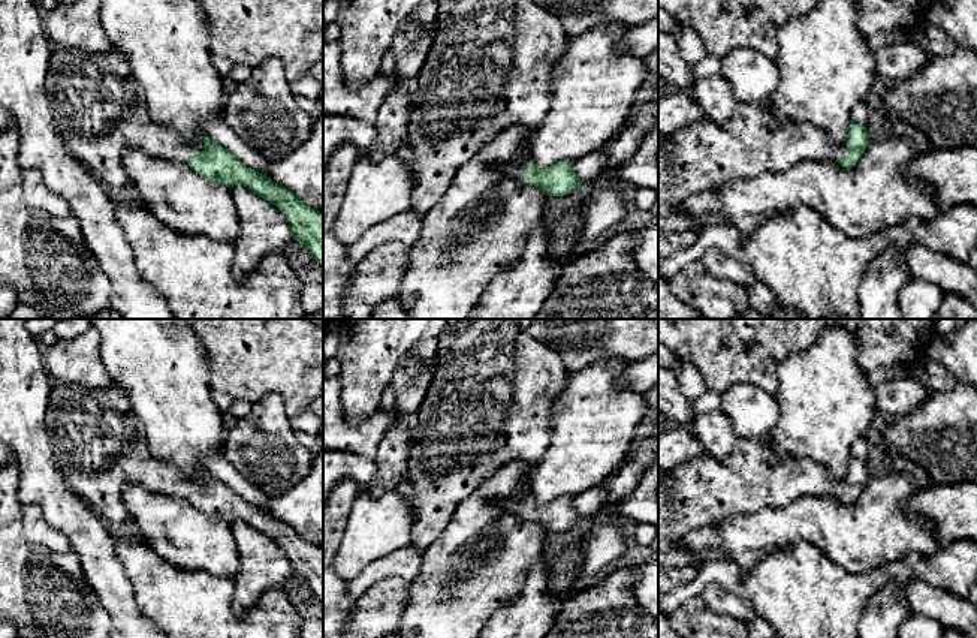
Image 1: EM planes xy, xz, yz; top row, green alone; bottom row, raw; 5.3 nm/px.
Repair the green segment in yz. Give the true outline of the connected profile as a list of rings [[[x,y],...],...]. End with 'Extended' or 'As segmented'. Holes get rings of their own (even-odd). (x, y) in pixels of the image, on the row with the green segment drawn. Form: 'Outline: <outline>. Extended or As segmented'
Outline: [[[766,103],[738,105],[735,115],[721,126],[703,117],[699,123],[658,141],[658,232],[670,234],[727,223],[720,213],[703,216],[681,213],[679,208],[694,195],[717,190],[732,180],[750,180],[765,172],[784,172],[803,159],[836,160],[842,168],[851,169],[863,156],[868,144],[866,127],[853,121],[847,142],[841,148],[809,123],[778,126]]]. Extended

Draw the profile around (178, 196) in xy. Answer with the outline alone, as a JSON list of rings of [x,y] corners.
[[[127,150],[123,166],[136,192],[135,201],[144,204],[163,225],[183,235],[205,235],[218,243],[235,243],[239,222],[229,187],[208,181],[184,162],[156,157],[141,150]]]

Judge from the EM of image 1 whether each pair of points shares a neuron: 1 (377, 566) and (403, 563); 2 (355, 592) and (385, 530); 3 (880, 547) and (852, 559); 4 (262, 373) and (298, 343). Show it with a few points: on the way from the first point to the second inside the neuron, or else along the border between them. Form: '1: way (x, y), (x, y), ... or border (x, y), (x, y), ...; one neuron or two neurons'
1: way (383, 563), (397, 563); one neuron
2: way (361, 577), (362, 560), (374, 545); one neuron
3: way (873, 547), (864, 547), (859, 551); one neuron
4: way (276, 379), (280, 379), (298, 361), (298, 357); one neuron

